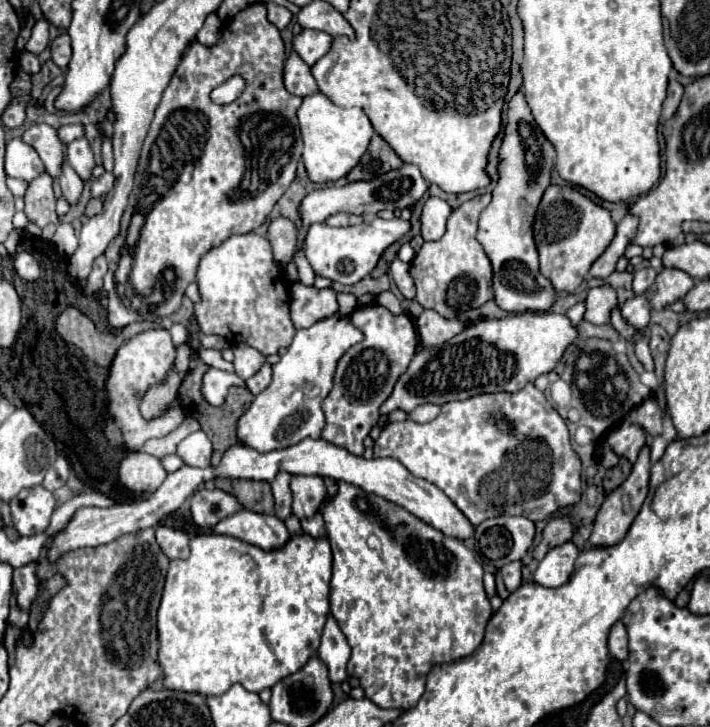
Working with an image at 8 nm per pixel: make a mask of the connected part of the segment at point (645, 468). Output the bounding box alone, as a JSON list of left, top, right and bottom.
[589,445,651,547]

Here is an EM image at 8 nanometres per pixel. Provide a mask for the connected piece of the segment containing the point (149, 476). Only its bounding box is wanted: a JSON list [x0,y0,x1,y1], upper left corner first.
[117,453,165,493]

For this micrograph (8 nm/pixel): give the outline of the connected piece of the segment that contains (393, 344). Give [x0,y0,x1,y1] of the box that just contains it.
[321,303,419,455]

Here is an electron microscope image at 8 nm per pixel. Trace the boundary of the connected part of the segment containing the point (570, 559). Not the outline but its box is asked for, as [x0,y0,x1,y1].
[535,541,579,587]

